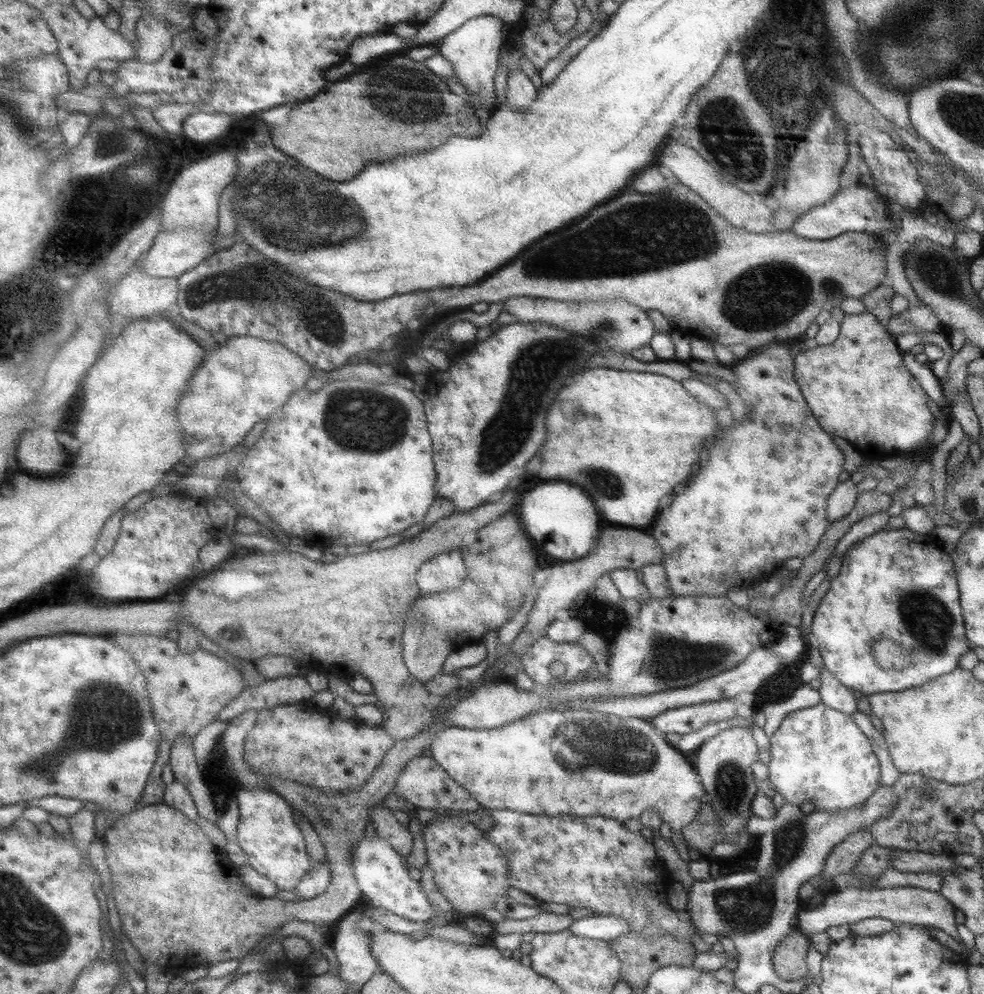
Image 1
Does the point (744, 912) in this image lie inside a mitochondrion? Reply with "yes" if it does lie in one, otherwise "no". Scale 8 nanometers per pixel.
yes

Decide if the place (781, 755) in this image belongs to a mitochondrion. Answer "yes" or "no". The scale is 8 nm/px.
no

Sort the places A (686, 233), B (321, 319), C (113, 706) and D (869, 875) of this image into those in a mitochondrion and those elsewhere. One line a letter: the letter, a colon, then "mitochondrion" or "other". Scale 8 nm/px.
A: mitochondrion
B: mitochondrion
C: mitochondrion
D: other

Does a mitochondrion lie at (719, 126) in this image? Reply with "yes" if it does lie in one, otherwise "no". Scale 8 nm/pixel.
yes

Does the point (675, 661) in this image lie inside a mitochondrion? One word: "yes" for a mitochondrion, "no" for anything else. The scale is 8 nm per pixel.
yes

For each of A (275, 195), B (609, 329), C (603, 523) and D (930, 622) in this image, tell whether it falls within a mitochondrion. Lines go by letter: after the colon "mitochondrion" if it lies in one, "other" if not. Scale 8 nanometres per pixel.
A: mitochondrion
B: mitochondrion
C: other
D: mitochondrion

